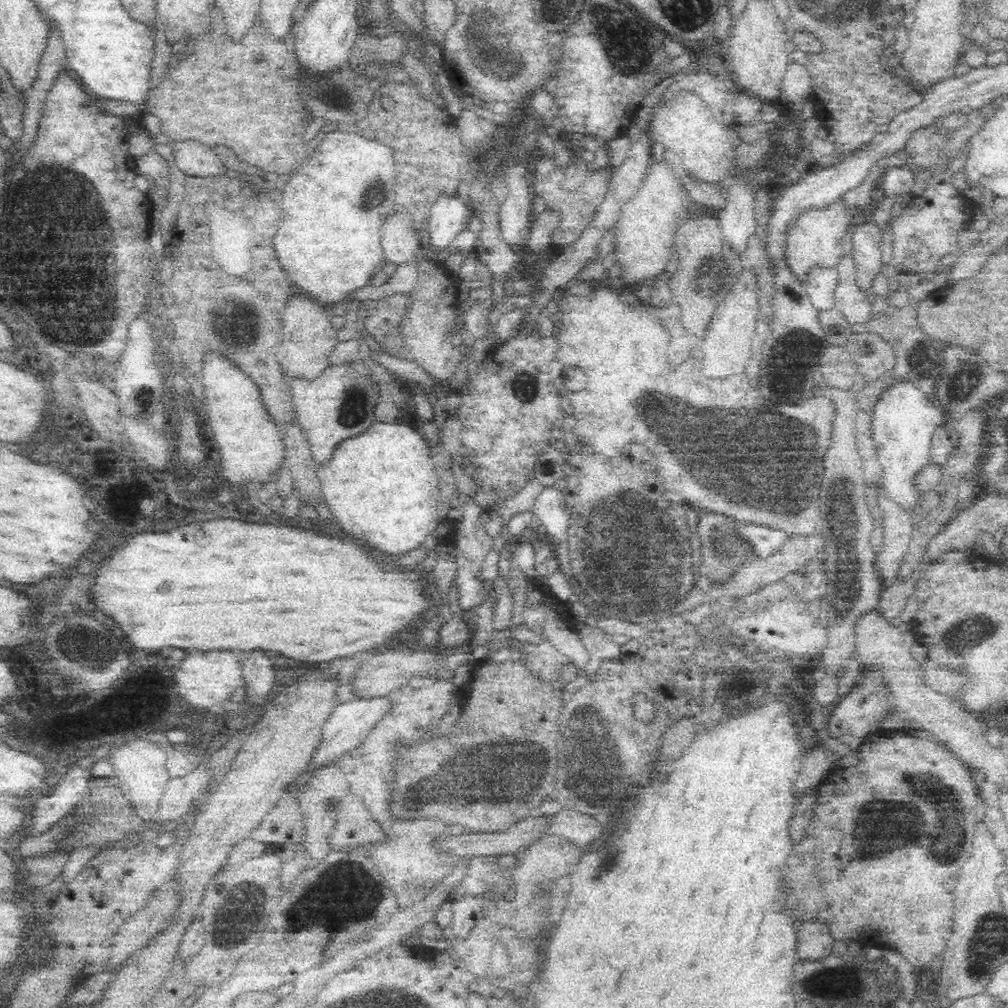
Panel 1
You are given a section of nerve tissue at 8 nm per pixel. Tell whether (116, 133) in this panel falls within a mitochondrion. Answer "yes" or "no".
no

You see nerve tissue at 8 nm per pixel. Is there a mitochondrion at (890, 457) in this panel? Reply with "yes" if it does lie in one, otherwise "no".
no

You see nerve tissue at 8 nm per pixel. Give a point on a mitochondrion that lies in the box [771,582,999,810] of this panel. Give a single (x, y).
(974, 632)

